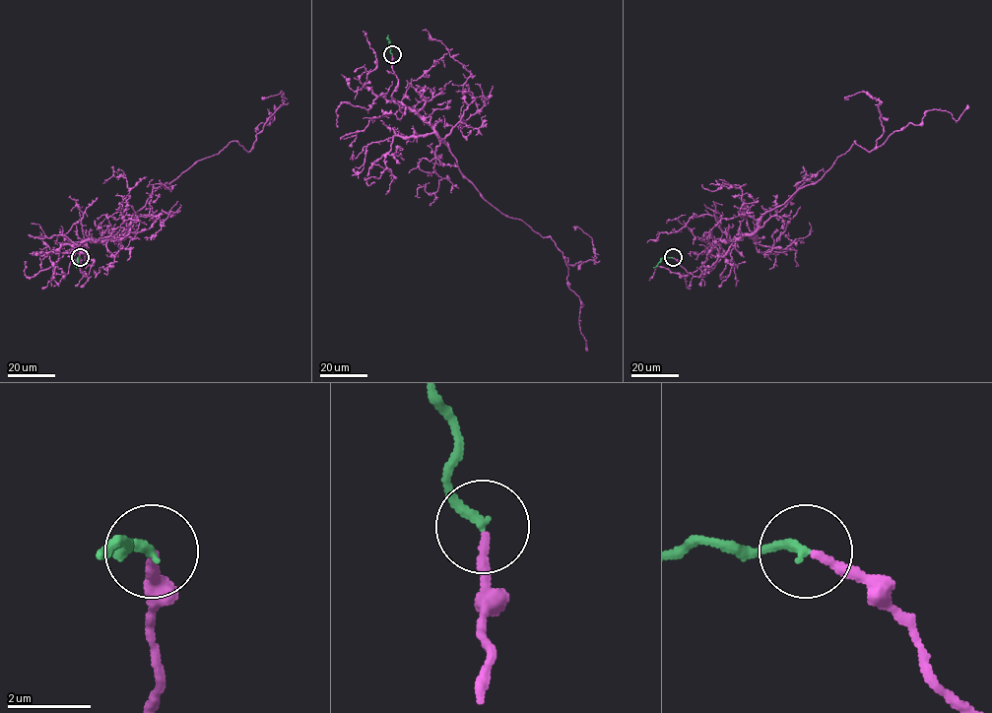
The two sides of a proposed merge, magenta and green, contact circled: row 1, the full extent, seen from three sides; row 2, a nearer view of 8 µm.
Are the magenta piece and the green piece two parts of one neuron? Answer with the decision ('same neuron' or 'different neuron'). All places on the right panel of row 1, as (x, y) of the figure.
same neuron

